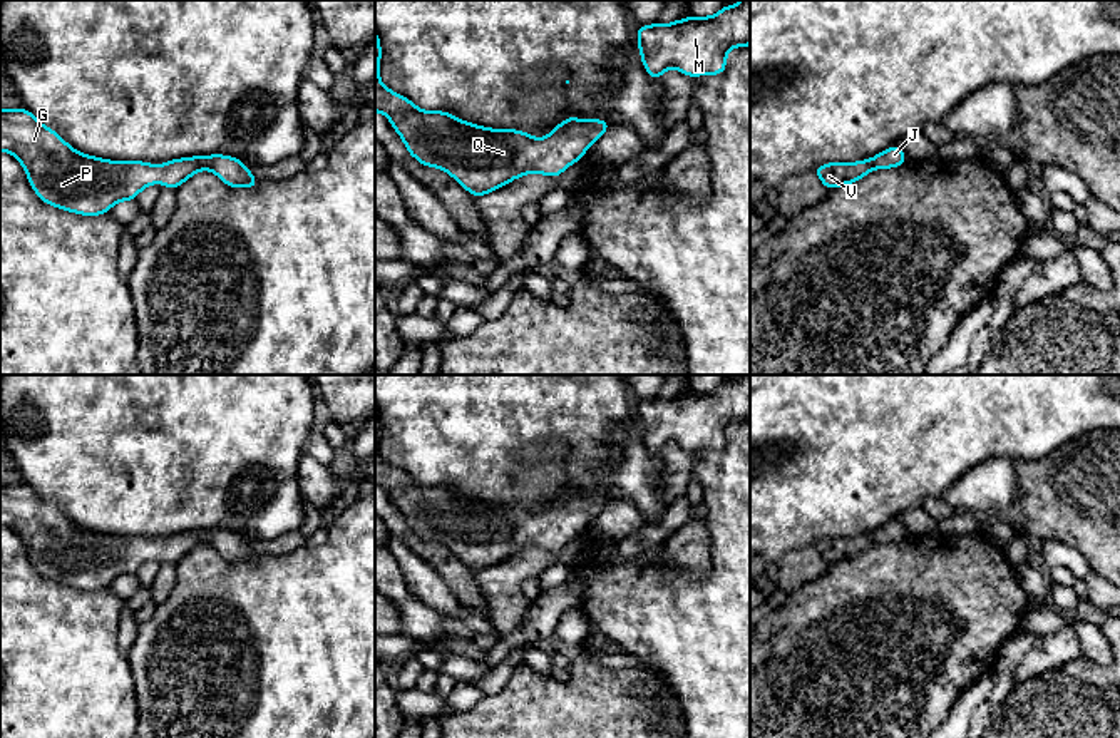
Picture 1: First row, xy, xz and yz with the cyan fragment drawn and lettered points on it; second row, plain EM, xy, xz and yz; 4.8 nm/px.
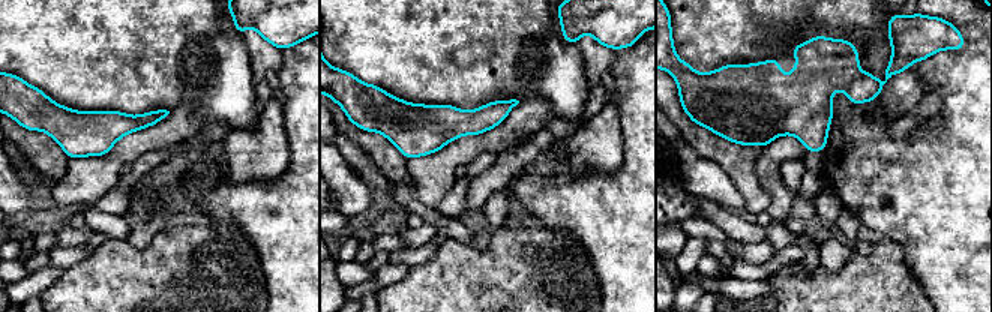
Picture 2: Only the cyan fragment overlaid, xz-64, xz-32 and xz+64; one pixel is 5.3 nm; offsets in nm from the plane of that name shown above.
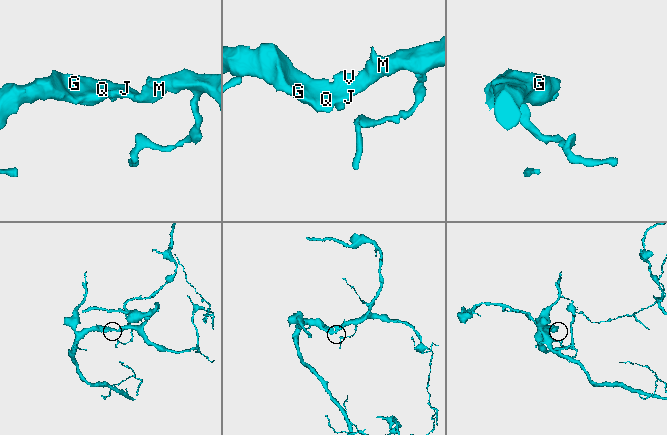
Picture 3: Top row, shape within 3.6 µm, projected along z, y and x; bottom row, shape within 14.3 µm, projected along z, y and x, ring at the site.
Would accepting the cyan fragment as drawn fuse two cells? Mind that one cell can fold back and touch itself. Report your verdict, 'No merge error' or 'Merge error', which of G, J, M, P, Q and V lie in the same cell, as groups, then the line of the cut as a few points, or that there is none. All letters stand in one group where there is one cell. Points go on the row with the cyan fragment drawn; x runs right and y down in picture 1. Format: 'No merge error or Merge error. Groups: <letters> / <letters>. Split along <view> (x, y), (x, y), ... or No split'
No merge error. Groups: G J M P Q V. No split

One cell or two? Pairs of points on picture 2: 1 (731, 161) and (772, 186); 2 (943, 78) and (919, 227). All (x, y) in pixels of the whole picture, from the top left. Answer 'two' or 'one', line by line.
1: two
2: one

